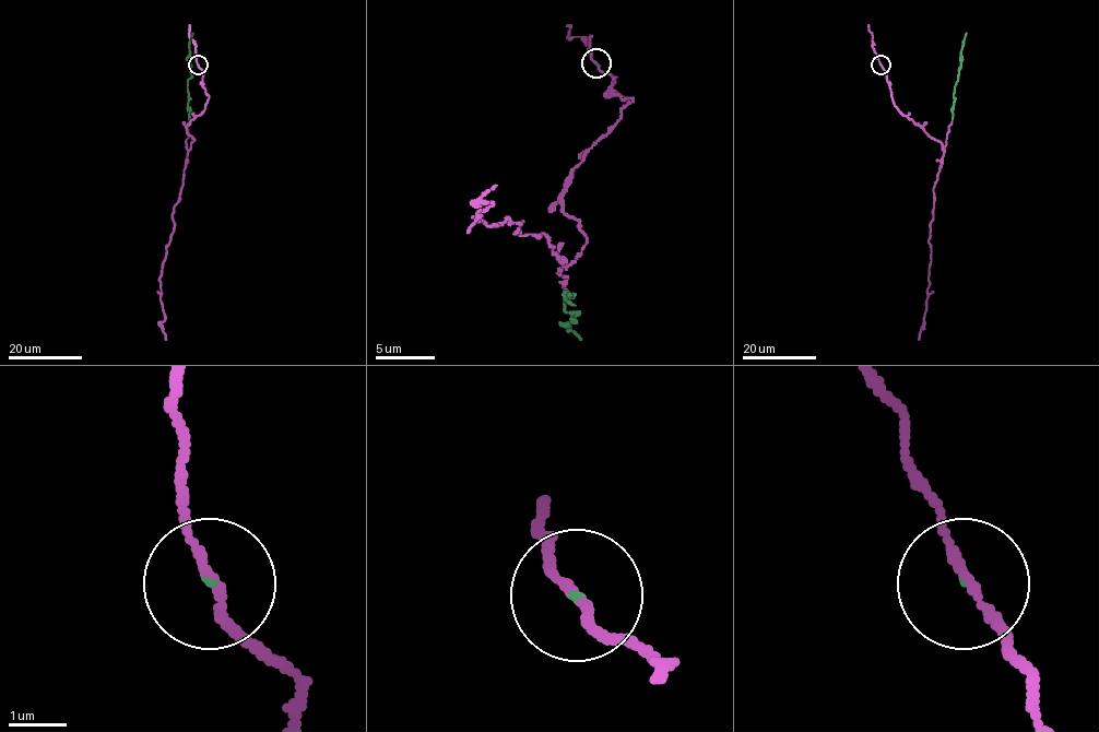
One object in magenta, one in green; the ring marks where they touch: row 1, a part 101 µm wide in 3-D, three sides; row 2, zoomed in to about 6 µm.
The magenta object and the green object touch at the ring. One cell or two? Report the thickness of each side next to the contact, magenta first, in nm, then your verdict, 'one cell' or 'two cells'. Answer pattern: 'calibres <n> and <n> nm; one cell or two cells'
calibres 140 and 50 nm; one cell

